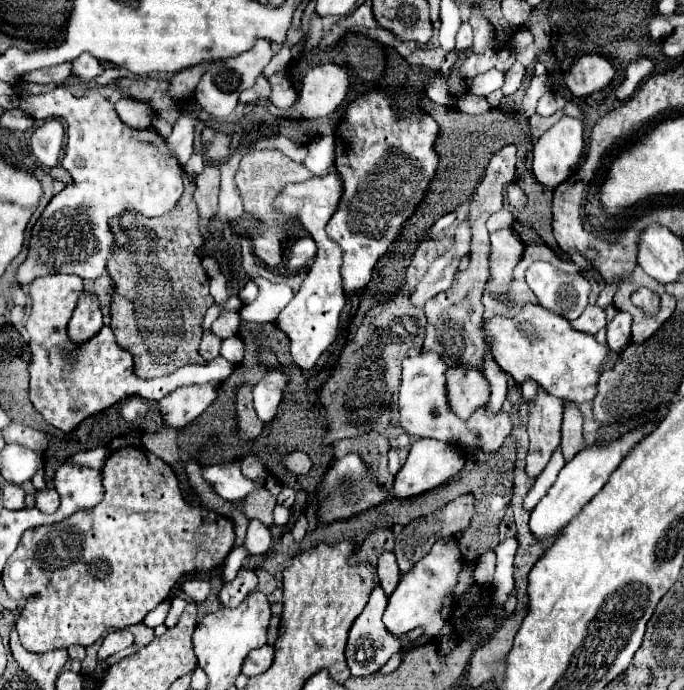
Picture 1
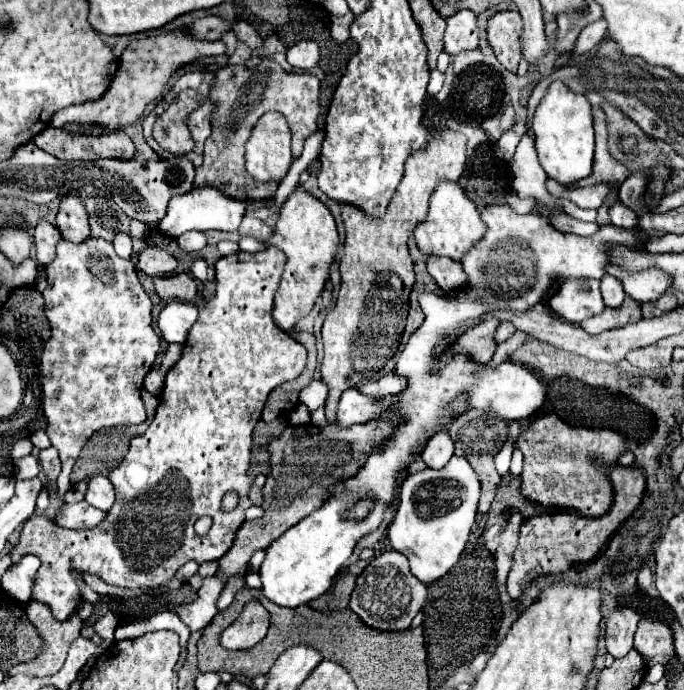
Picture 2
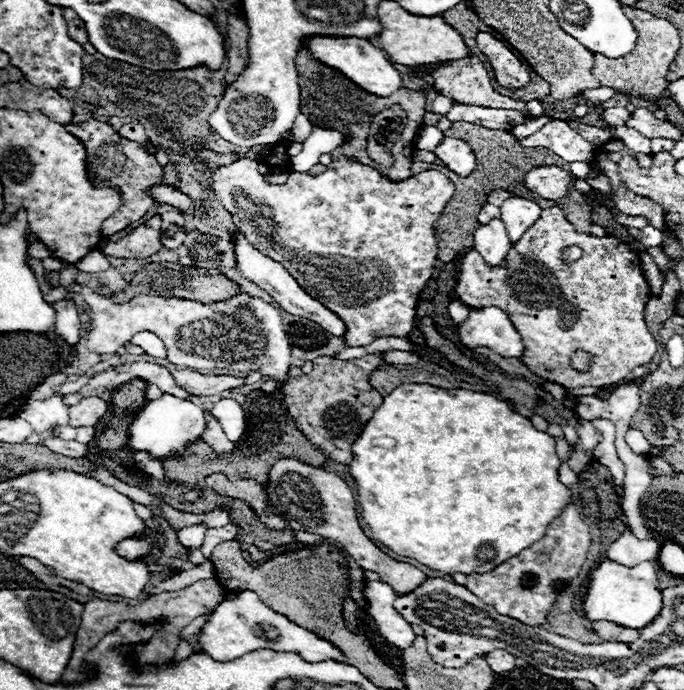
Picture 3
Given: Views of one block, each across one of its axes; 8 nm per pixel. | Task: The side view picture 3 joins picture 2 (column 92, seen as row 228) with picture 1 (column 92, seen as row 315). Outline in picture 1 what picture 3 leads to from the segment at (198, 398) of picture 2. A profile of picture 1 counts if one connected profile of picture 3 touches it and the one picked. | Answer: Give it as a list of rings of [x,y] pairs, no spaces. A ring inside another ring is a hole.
[[[124,446],[124,448],[116,450],[116,452],[112,452],[110,458],[104,462],[104,468],[102,468],[102,486],[104,486],[104,500],[100,504],[96,504],[90,510],[74,512],[70,518],[66,518],[62,522],[26,530],[22,534],[18,550],[6,562],[6,568],[2,572],[2,582],[4,582],[4,588],[6,588],[8,596],[22,606],[20,618],[16,622],[16,630],[20,634],[22,646],[26,650],[30,650],[30,652],[48,652],[48,650],[58,650],[58,648],[70,648],[74,644],[90,646],[90,644],[94,644],[96,640],[100,640],[104,636],[104,630],[122,630],[122,628],[140,624],[144,620],[144,616],[148,614],[148,610],[154,610],[162,600],[168,598],[170,590],[180,580],[180,576],[190,574],[190,572],[208,572],[208,570],[214,570],[214,568],[222,566],[226,556],[230,554],[230,550],[234,546],[234,540],[236,540],[234,522],[220,516],[220,526],[218,526],[218,514],[216,512],[208,510],[206,506],[186,502],[180,488],[178,488],[178,480],[176,480],[176,474],[172,472],[172,468],[164,460],[160,460],[158,456],[148,452],[146,448]]]

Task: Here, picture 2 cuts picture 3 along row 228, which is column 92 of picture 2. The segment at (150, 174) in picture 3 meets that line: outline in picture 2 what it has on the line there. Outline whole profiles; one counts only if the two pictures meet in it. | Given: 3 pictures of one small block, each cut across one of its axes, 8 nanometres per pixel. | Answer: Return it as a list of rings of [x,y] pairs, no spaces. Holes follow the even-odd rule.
[[[186,28],[168,32],[168,34],[158,34],[152,38],[134,40],[124,50],[124,54],[120,58],[120,68],[118,68],[110,88],[104,92],[104,96],[98,100],[92,100],[92,102],[84,102],[78,106],[68,106],[68,108],[58,110],[52,116],[50,124],[66,126],[70,122],[82,122],[82,124],[100,122],[106,128],[122,128],[122,126],[134,124],[144,114],[144,108],[162,94],[168,78],[180,66],[184,66],[196,58],[202,58],[202,56],[218,56],[224,52],[226,52],[226,46],[222,40],[200,42],[200,40],[194,40]]]

